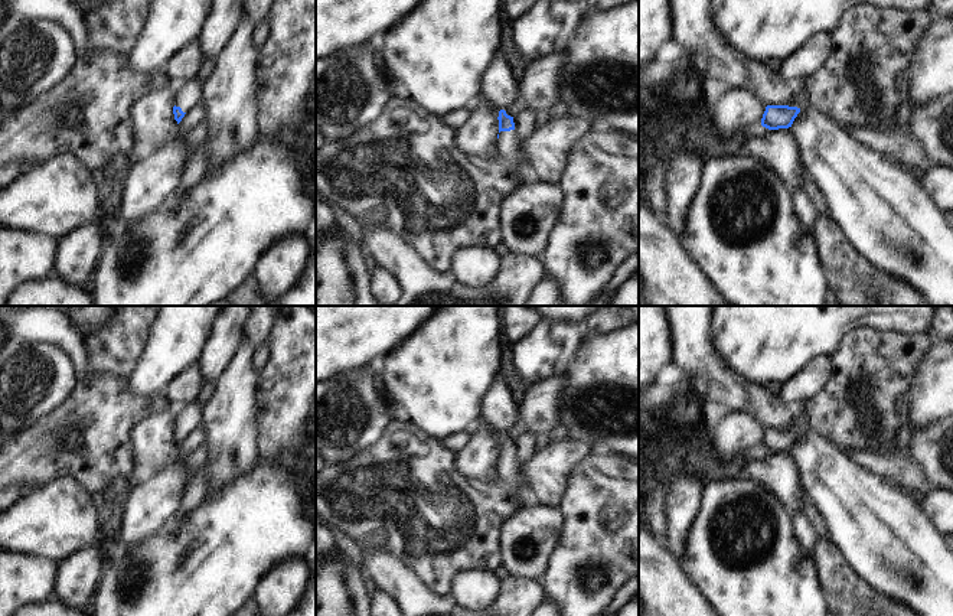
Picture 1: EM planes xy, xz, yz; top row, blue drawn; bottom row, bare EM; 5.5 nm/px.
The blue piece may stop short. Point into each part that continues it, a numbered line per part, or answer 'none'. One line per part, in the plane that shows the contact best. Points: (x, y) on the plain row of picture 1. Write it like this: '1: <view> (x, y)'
1: xz (508, 469)

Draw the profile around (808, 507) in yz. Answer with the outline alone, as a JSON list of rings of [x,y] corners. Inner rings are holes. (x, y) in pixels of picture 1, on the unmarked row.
[[[804,490],[802,492],[802,512],[807,516],[809,522],[812,524],[817,535],[829,537],[829,529],[822,515],[819,514],[816,505],[812,502],[812,499],[807,496]]]

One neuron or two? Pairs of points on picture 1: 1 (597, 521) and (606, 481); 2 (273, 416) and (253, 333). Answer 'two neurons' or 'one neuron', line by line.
1: one neuron
2: two neurons

